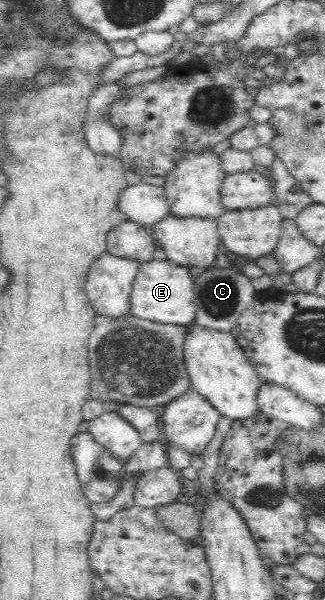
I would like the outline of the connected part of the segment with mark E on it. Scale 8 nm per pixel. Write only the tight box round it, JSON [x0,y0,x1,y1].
[129,260,196,326]

